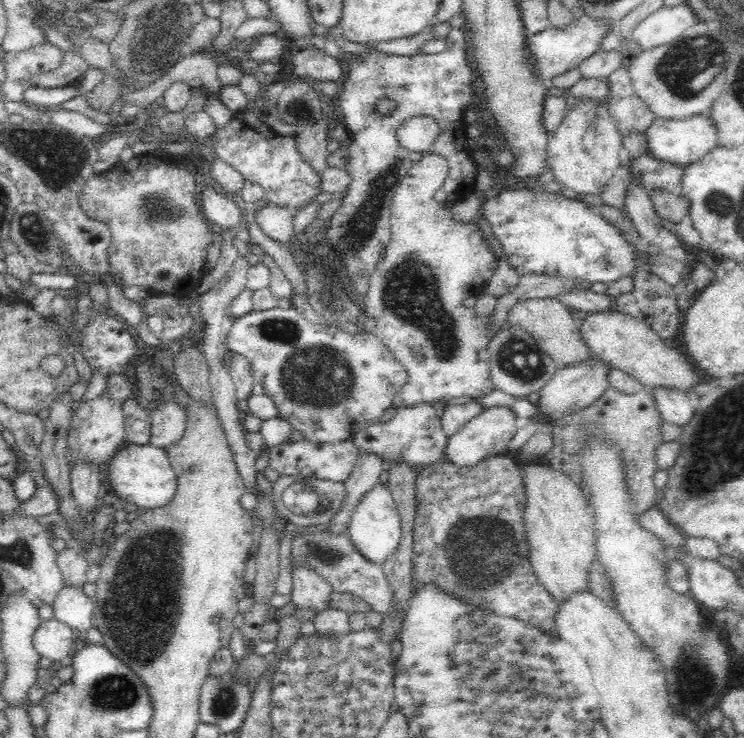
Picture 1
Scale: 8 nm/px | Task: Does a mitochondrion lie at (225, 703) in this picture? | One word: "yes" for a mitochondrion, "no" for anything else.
yes

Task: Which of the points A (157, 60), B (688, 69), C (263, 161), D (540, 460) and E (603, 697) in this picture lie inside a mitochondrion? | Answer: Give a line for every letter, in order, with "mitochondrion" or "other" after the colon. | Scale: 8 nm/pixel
A: mitochondrion
B: mitochondrion
C: other
D: other
E: other

